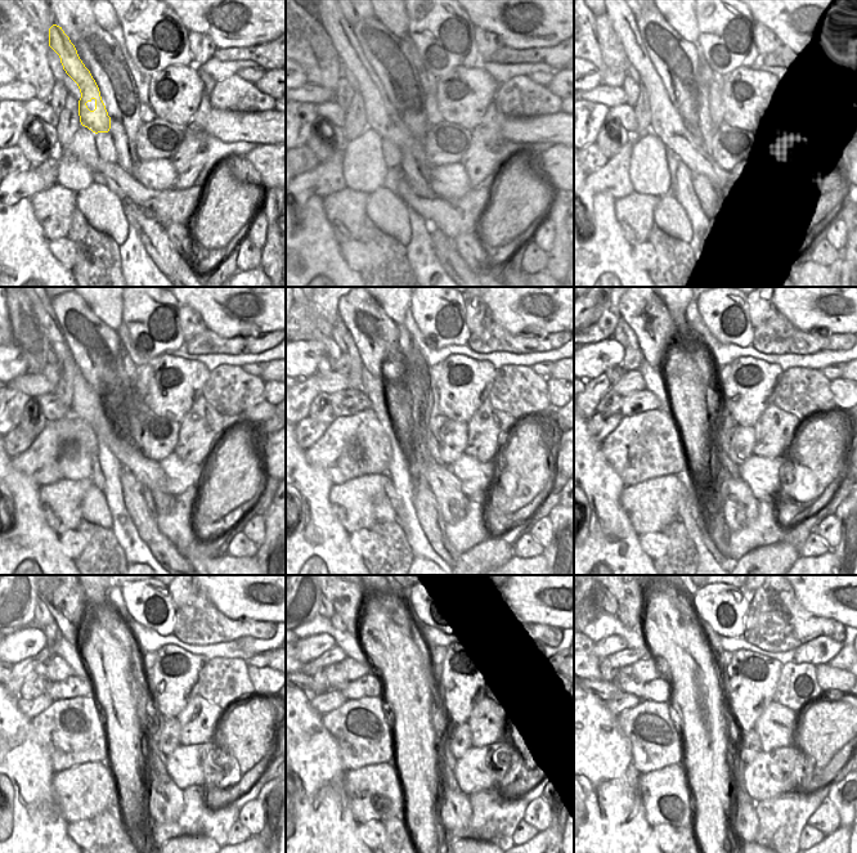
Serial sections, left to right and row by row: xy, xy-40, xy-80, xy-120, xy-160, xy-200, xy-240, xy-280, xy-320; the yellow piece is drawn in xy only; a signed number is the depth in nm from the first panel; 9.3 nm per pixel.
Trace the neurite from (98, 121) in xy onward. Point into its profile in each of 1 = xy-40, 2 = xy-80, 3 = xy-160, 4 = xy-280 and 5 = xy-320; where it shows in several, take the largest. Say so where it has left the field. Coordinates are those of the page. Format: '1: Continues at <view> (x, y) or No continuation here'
1: Continues at xy-40 (386, 122)
2: Continues at xy-80 (674, 129)
3: Continues at xy-160 (452, 501)
4: Continues at xy-280 (452, 808)
5: Continues at xy-320 (743, 820)

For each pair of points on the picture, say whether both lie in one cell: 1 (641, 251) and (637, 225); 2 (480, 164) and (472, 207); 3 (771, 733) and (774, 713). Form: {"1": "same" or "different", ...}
{"1": "different", "2": "different", "3": "same"}

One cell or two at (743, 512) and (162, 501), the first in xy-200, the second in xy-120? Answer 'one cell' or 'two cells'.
one cell

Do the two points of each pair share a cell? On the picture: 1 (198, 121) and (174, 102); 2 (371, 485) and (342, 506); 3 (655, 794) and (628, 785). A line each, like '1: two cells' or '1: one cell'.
1: two cells
2: one cell
3: two cells

